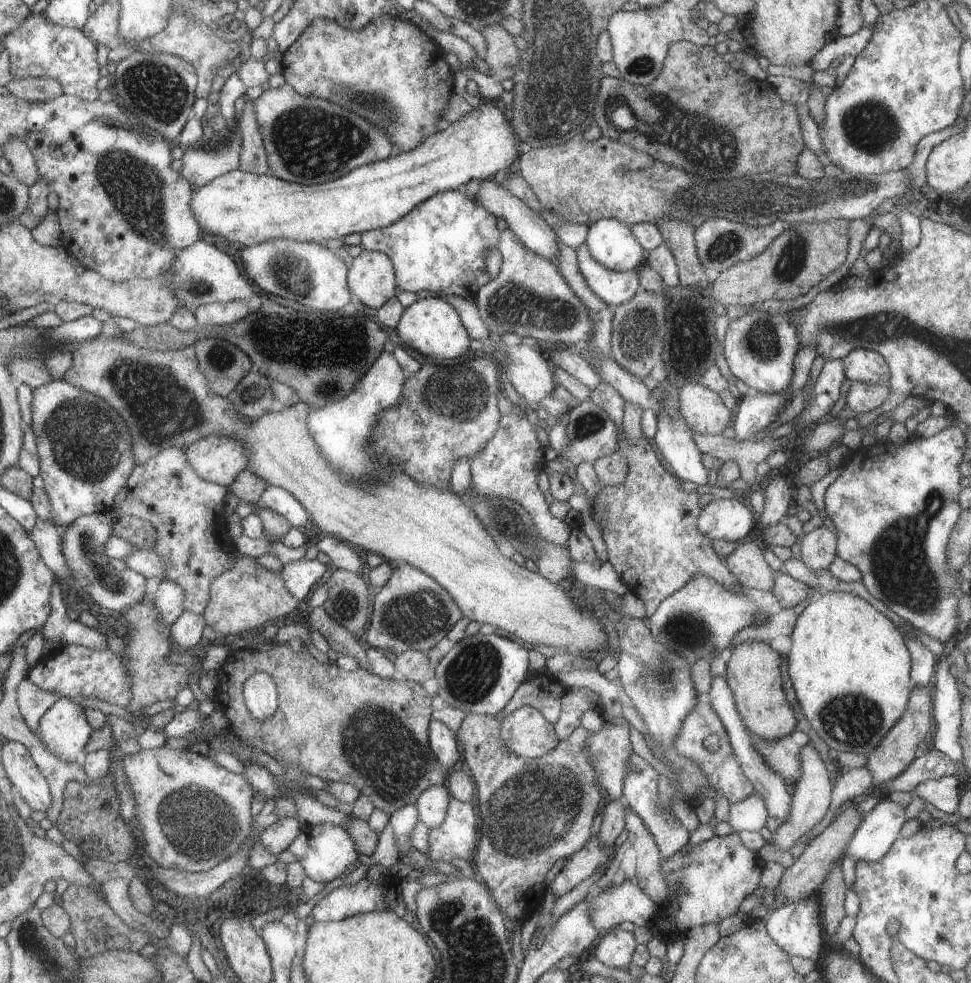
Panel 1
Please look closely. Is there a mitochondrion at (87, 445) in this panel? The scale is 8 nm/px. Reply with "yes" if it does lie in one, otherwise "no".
yes

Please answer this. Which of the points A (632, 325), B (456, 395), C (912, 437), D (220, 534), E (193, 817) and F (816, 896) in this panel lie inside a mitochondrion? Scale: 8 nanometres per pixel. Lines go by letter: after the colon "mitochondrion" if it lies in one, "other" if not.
A: mitochondrion
B: mitochondrion
C: other
D: other
E: mitochondrion
F: other

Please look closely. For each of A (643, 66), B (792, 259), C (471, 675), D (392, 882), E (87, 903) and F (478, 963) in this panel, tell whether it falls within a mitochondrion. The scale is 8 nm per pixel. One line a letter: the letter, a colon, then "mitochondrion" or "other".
A: mitochondrion
B: mitochondrion
C: mitochondrion
D: other
E: other
F: mitochondrion

